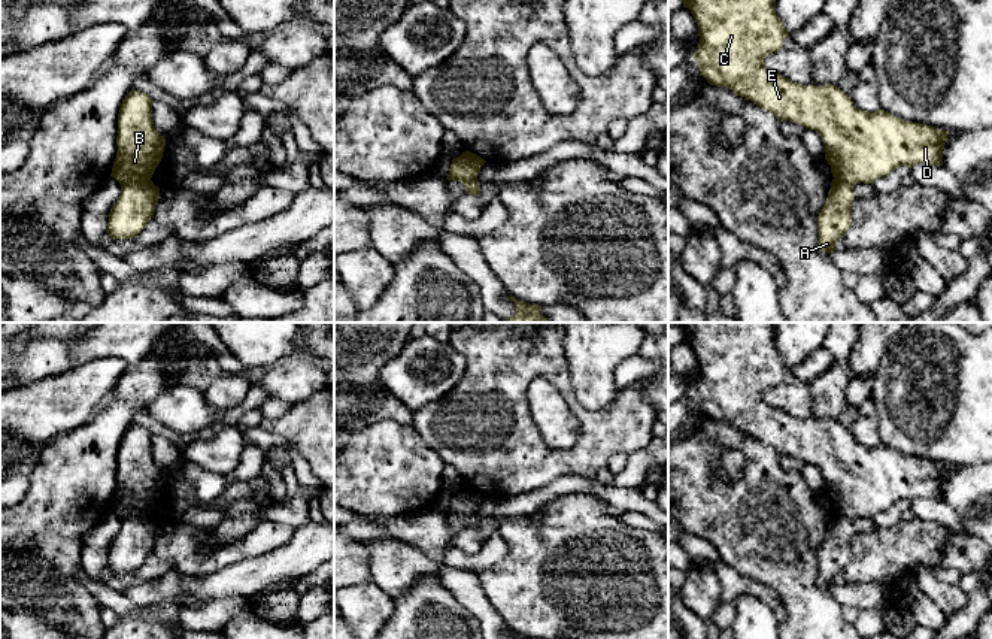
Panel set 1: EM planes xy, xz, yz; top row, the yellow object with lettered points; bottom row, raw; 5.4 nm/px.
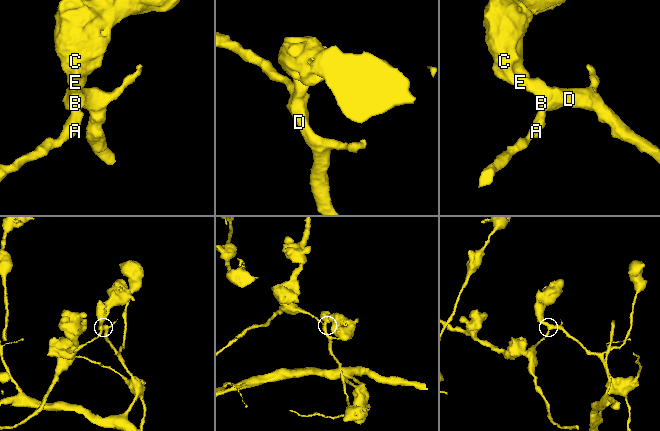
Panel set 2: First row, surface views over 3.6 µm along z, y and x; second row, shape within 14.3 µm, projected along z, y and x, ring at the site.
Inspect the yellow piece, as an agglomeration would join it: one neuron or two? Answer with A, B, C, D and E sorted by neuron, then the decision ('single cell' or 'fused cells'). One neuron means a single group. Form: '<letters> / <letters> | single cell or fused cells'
A / B C D E | fused cells

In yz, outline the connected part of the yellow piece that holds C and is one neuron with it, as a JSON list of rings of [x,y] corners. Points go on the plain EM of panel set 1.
[[[682,322],[682,330],[683,340],[691,345],[698,361],[700,378],[694,394],[706,415],[732,424],[780,455],[792,455],[819,467],[835,514],[853,521],[873,518],[900,500],[943,500],[949,466],[904,455],[882,443],[865,446],[837,420],[806,421],[765,400],[764,393],[779,387],[788,372],[776,348],[776,322]]]

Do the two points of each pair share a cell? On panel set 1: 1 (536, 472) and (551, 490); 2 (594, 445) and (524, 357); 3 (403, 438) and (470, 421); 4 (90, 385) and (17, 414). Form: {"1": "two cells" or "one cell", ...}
{"1": "two cells", "2": "one cell", "3": "two cells", "4": "one cell"}

